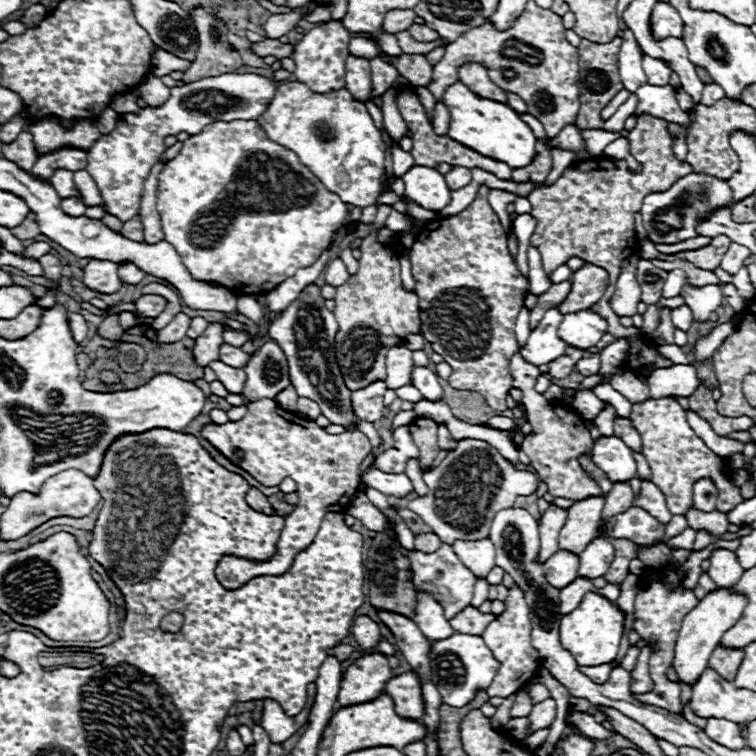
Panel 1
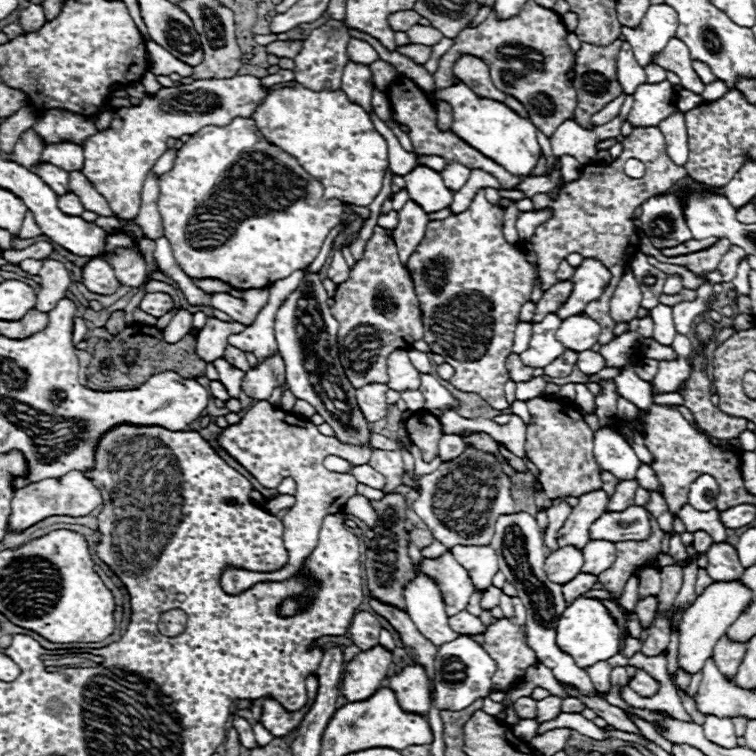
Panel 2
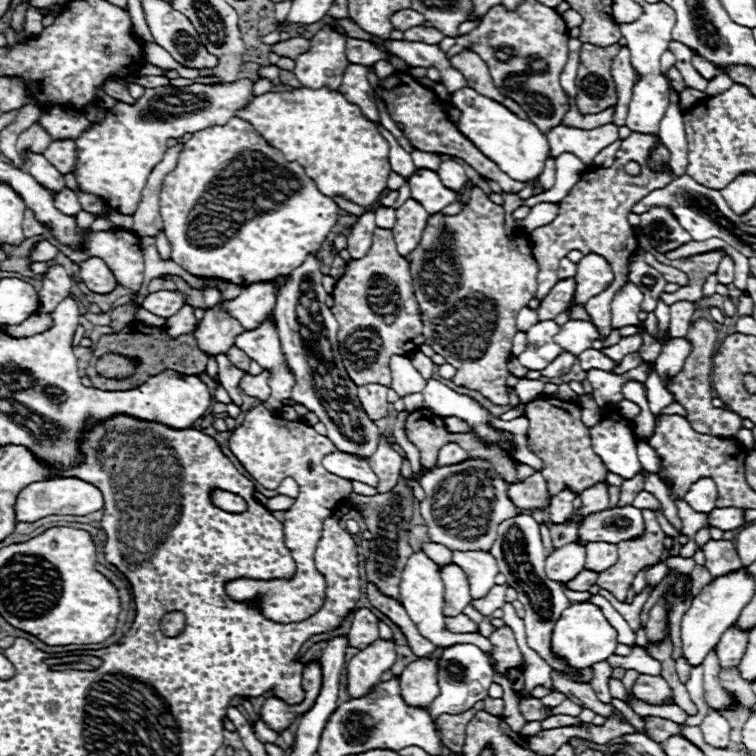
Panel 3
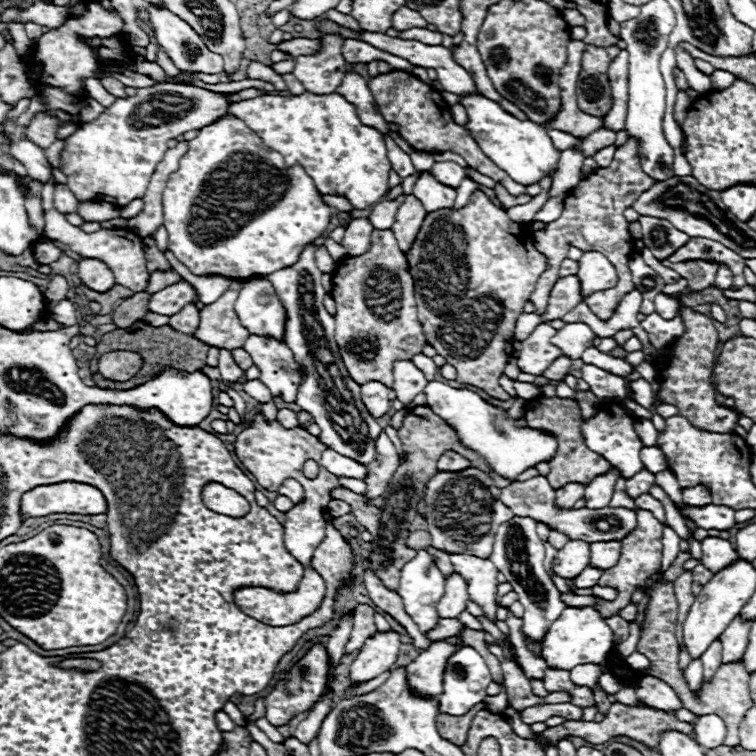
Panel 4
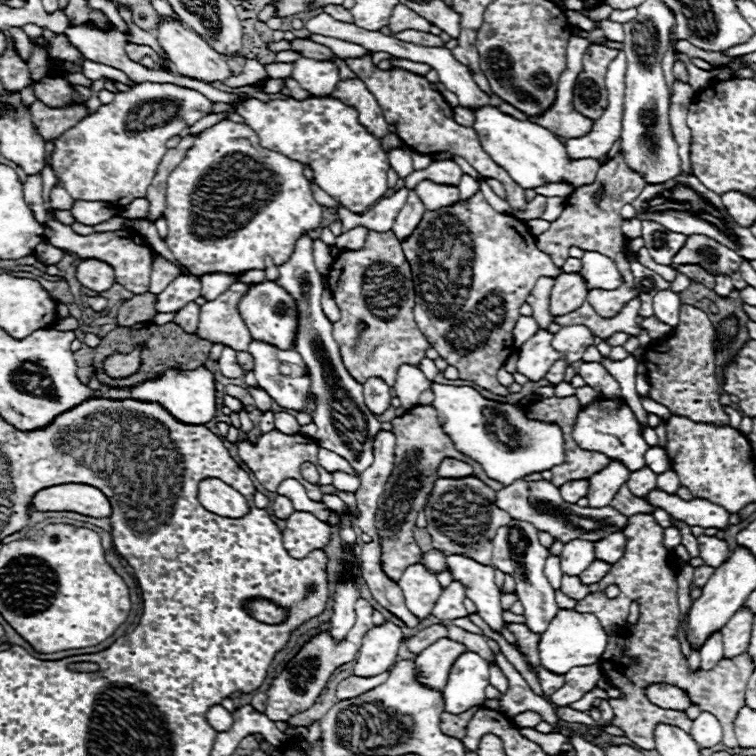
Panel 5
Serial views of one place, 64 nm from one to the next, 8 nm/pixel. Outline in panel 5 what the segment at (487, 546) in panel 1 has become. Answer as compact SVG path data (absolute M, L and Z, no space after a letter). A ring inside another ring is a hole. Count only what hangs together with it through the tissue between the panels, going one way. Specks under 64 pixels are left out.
M452 554L446 558L448 568L454 578L458 578L466 586L466 596L476 604L478 614L486 620L492 630L502 630L506 624L502 620L502 606L500 606L500 590L494 584L494 568L482 566L472 558L462 554Z

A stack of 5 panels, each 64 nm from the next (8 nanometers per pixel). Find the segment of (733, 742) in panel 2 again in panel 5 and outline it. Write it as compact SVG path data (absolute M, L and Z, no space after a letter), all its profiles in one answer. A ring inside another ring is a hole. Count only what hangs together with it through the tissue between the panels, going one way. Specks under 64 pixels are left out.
M700 712L700 716L692 724L690 734L702 748L712 748L722 742L724 732L722 732L722 724L718 722L718 718L714 714Z

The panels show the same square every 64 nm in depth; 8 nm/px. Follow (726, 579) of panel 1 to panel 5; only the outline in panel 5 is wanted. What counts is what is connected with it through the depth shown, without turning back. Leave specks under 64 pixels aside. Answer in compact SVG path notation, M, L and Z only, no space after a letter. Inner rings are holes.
M700 536L698 546L700 546L700 558L704 560L706 566L712 568L722 566L722 562L726 562L726 558L732 554L730 546L716 536Z

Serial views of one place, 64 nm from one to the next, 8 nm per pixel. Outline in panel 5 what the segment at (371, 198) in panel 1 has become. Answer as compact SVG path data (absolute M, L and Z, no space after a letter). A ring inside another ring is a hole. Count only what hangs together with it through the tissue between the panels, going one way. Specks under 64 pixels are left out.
M310 96L306 100L286 98L268 102L250 98L238 106L236 114L258 134L262 146L310 166L314 182L354 214L366 212L386 194L388 156L380 140L358 122L358 112L338 98Z

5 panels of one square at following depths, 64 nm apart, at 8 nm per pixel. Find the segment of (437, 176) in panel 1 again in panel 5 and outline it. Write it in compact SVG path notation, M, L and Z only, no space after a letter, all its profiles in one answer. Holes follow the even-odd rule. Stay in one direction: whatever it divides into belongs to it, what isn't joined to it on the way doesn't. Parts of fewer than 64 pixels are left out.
M420 182L414 192L422 200L426 210L438 210L444 206L452 206L458 202L458 188L456 186L442 186L436 182Z

